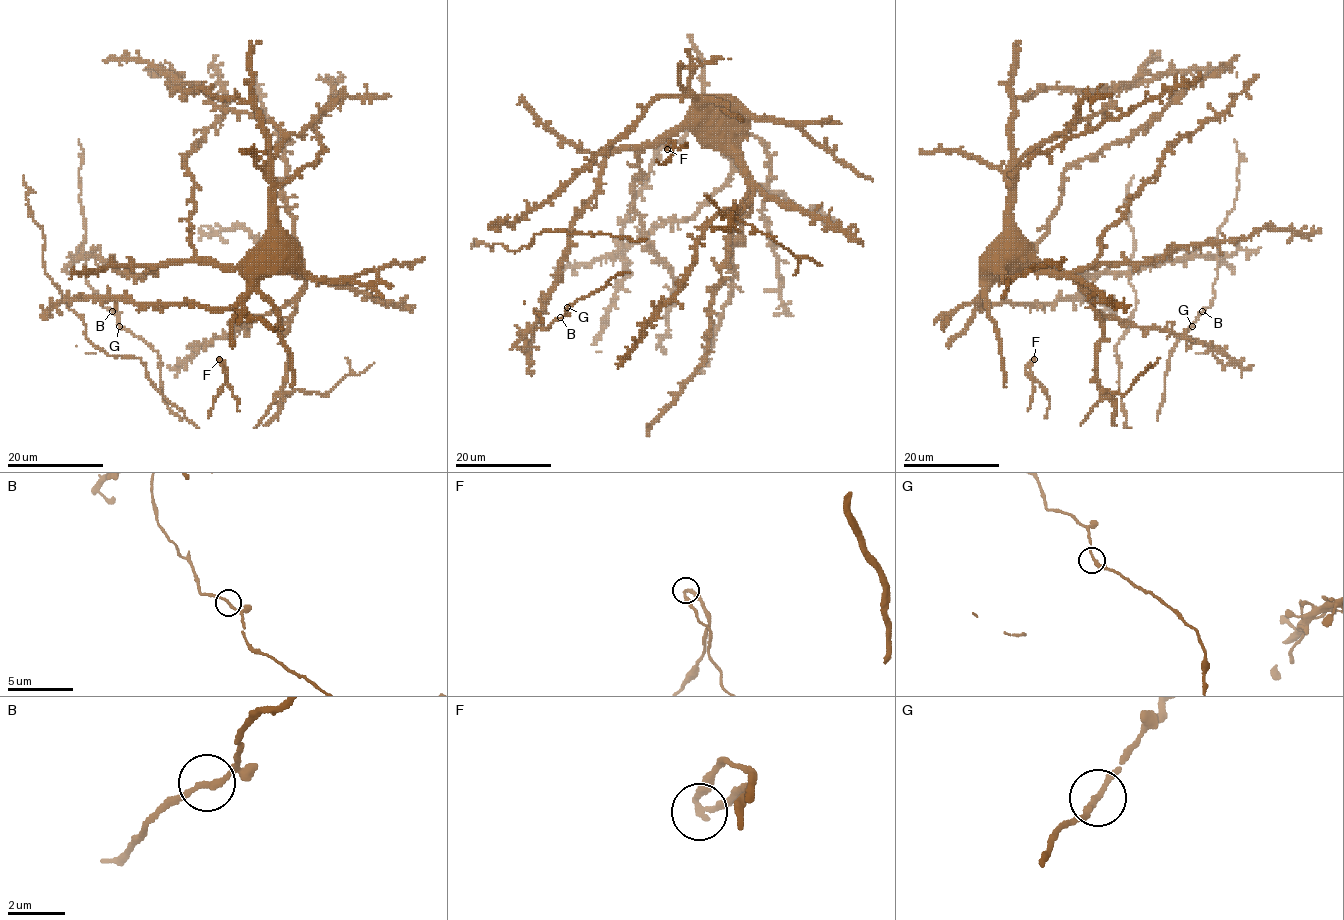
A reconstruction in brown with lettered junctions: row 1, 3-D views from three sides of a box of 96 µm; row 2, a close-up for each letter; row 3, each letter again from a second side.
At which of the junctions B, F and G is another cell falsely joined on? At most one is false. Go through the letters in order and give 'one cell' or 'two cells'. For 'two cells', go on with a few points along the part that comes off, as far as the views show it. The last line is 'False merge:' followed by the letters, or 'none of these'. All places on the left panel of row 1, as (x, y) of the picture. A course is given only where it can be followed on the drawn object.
B: one cell
F: two cells; foreign part runs (218, 360), (227, 376), (227, 385), (239, 402), (236, 410)
G: one cell
False merge: F

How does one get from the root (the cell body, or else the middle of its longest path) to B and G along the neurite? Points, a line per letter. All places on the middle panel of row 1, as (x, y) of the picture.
B: (718, 110), (606, 158), (530, 331), (561, 317)
G: (718, 110), (606, 158), (530, 331), (544, 331), (567, 307)

